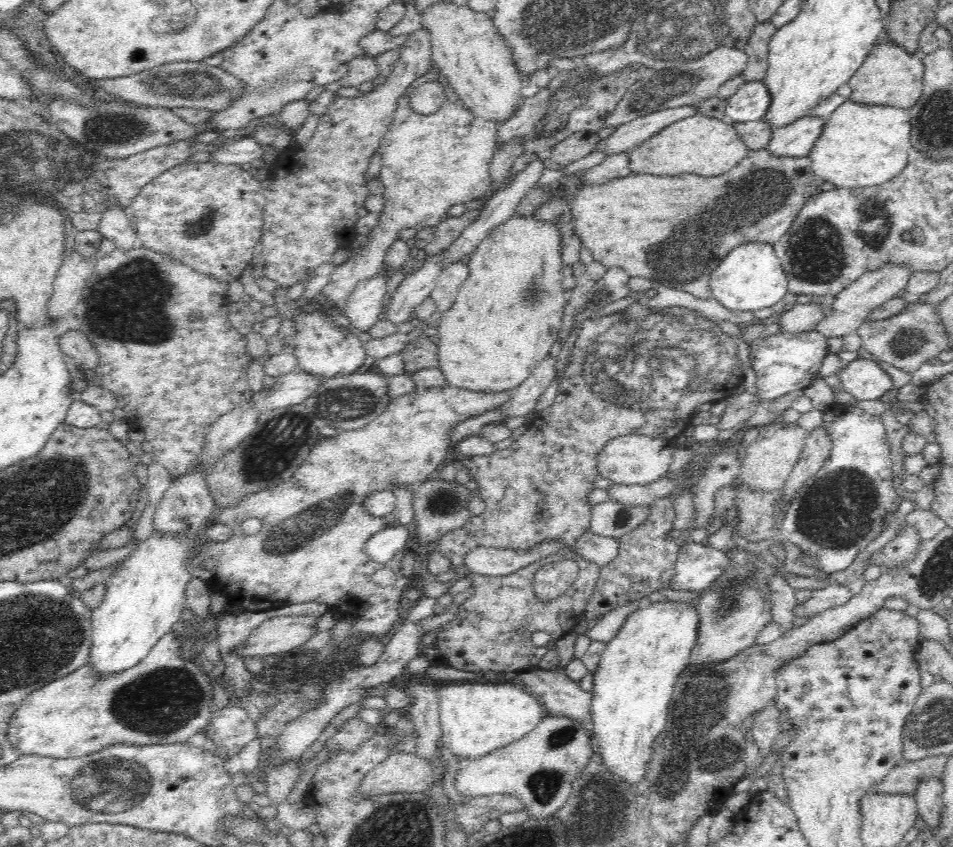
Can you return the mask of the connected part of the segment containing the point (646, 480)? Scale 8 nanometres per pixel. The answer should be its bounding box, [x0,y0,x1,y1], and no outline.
[596,435,679,486]

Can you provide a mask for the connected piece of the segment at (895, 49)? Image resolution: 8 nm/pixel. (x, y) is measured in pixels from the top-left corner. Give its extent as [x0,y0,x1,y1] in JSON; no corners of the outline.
[849,41,923,108]

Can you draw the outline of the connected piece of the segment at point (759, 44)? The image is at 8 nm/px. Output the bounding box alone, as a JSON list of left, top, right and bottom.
[743,21,777,82]

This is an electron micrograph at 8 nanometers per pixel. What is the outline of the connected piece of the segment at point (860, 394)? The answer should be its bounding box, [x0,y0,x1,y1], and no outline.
[839,358,892,401]

